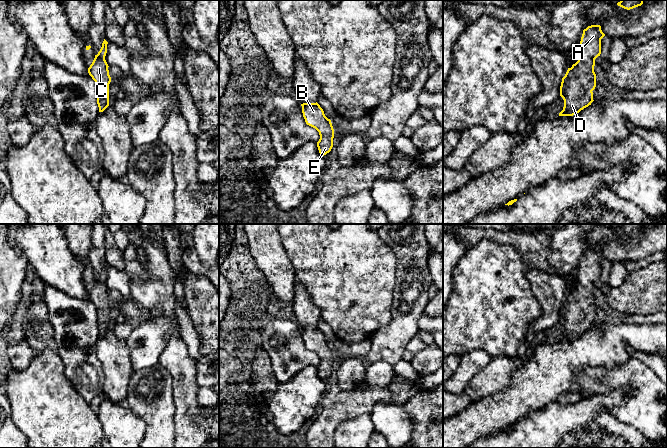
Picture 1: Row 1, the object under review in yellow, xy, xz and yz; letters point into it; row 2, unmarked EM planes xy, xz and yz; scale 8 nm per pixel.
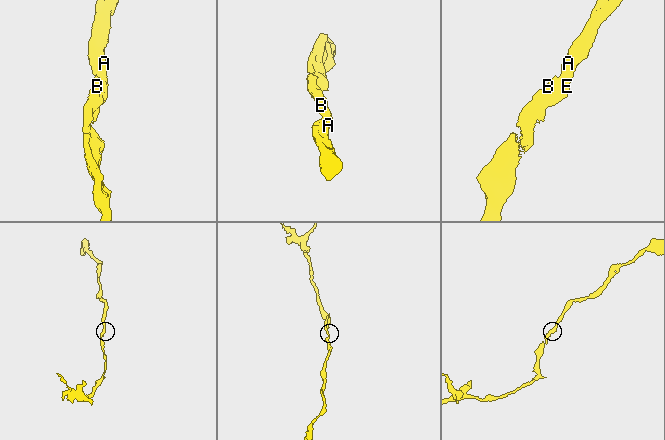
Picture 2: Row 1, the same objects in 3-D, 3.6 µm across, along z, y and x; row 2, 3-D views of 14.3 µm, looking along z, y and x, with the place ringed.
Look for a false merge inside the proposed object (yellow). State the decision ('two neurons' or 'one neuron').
one neuron

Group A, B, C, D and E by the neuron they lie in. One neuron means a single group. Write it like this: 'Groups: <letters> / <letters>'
Groups: A B C D E

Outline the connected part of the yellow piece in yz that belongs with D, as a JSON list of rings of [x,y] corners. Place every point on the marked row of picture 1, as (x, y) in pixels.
[[[591,25],[583,30],[578,47],[578,61],[571,68],[568,68],[565,76],[562,78],[560,96],[564,100],[564,107],[559,116],[573,116],[594,101],[592,91],[596,87],[595,59],[601,54],[601,39],[604,36],[605,34],[602,32],[600,25]]]

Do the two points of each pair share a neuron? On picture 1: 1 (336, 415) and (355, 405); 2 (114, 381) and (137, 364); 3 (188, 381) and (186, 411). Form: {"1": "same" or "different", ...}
{"1": "same", "2": "different", "3": "same"}

